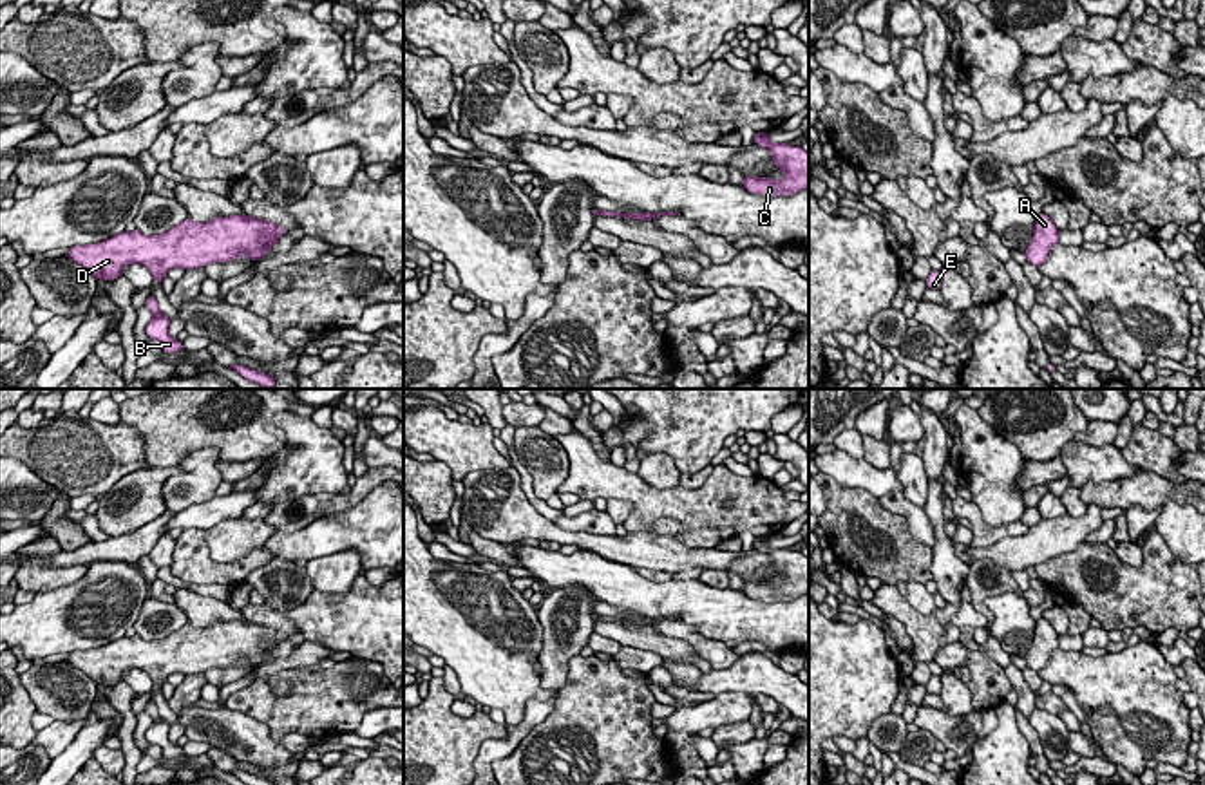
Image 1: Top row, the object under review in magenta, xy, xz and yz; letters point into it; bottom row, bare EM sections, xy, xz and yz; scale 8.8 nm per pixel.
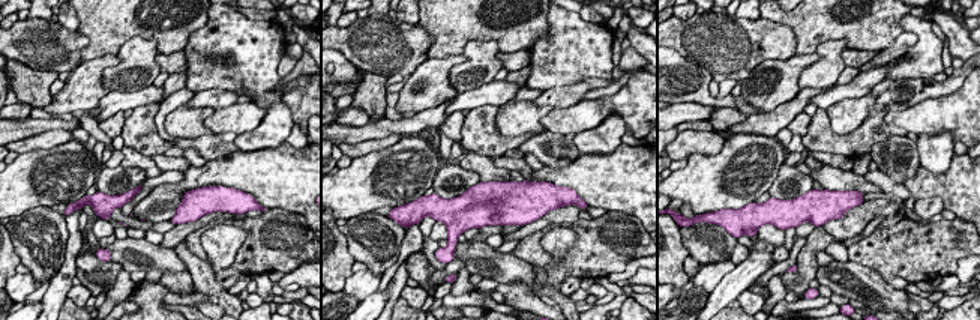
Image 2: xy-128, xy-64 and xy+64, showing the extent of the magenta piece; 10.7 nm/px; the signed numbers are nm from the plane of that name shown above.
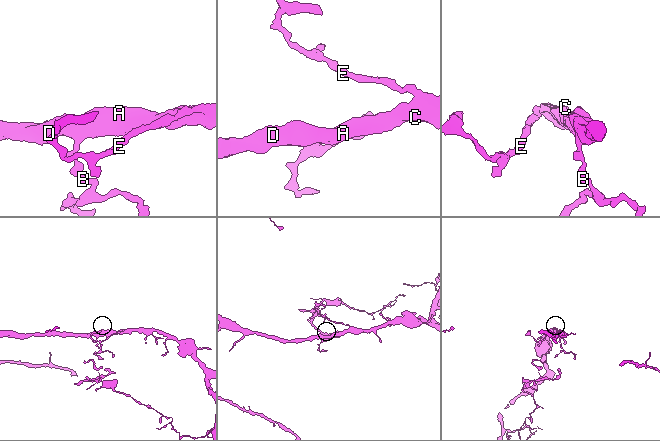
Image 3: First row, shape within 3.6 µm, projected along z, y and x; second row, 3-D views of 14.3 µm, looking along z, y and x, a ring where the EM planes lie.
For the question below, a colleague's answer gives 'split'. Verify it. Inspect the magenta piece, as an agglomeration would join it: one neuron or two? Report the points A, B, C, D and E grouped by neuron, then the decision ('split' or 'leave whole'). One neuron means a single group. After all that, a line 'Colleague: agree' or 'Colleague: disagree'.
A B C D E | leave whole
Colleague: disagree

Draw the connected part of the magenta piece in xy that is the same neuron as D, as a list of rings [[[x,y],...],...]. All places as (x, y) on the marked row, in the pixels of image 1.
[[[251,215],[215,217],[195,222],[186,217],[165,233],[121,232],[103,242],[72,246],[65,253],[98,280],[116,280],[125,264],[143,264],[154,282],[172,268],[194,270],[246,255],[261,260],[286,233],[279,224]]]

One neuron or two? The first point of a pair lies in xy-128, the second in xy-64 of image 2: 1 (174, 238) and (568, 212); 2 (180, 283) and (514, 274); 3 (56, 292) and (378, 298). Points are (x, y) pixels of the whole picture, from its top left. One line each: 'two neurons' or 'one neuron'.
1: one neuron
2: two neurons
3: two neurons

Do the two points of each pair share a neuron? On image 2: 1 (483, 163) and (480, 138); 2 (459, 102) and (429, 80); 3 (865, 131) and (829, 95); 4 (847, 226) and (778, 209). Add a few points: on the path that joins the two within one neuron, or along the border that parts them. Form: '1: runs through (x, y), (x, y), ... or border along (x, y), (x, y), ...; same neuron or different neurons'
1: border along (470, 150), (490, 158); different neurons
2: border along (456, 92), (444, 101); different neurons
3: border along (818, 107), (826, 110); different neurons
4: border along (859, 205), (821, 226); different neurons

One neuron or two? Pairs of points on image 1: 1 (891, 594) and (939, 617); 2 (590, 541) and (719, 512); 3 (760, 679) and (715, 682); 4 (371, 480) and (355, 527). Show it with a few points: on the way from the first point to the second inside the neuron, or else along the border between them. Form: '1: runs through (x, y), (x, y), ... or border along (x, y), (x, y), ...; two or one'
1: runs through (900, 606), (914, 621), (927, 621); one
2: border along (643, 529), (628, 534); two
3: runs through (749, 679), (726, 680); one
4: border along (384, 480), (350, 509), (328, 516); two

